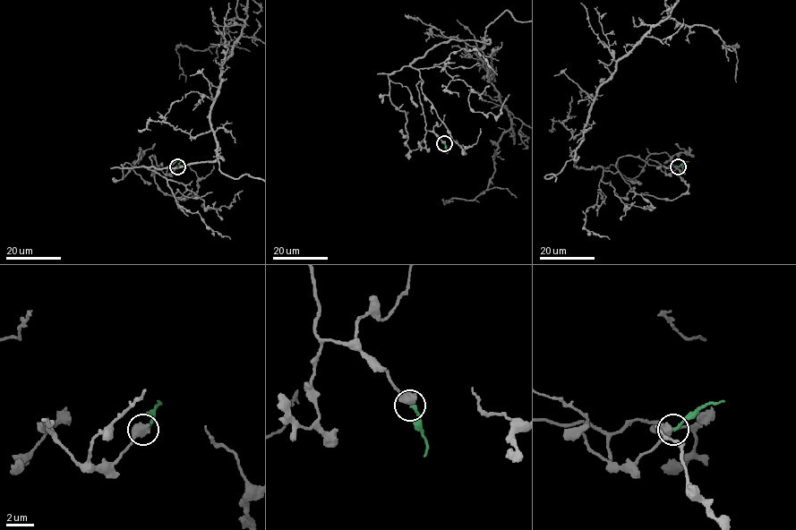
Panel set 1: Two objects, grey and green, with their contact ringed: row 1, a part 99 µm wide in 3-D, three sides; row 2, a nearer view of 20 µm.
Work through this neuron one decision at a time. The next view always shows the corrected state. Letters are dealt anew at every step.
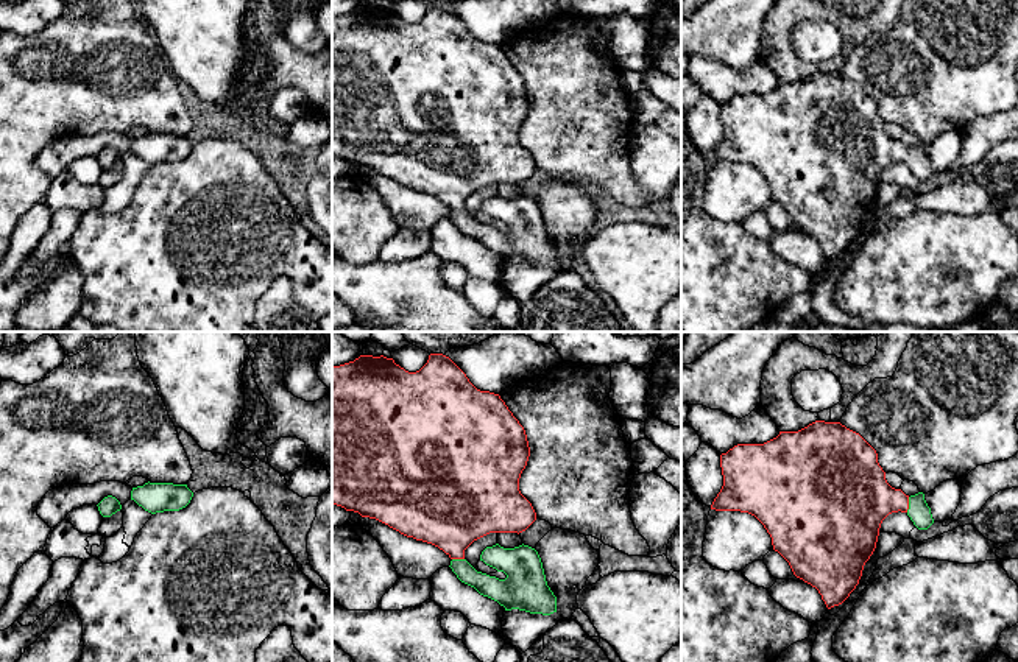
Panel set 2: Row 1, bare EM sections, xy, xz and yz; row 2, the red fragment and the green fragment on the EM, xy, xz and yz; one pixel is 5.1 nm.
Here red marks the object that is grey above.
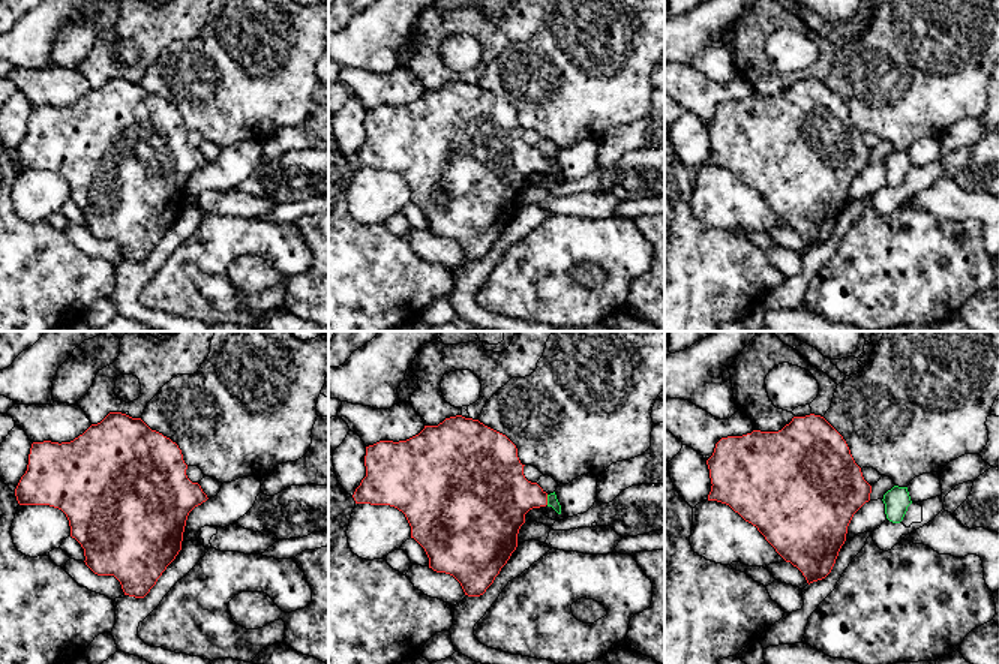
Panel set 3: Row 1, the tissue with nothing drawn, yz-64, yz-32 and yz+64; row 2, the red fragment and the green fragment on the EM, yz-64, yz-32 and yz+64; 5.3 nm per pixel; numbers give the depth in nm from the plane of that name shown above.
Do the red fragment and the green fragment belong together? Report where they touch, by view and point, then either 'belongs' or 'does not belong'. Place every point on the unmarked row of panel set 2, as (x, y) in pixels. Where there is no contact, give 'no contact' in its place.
yz (908, 156) | belongs

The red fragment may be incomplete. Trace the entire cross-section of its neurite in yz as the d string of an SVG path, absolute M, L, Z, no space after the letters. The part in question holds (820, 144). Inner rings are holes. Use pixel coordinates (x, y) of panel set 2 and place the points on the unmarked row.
M815 72L798 83L779 83L764 95L737 95L720 106L720 118L723 137L711 160L755 167L770 185L773 201L789 213L797 229L818 241L828 260L842 255L859 235L864 217L876 199L881 174L889 165L906 164L918 181L934 174L924 145L909 148L892 139L876 101L840 73Z

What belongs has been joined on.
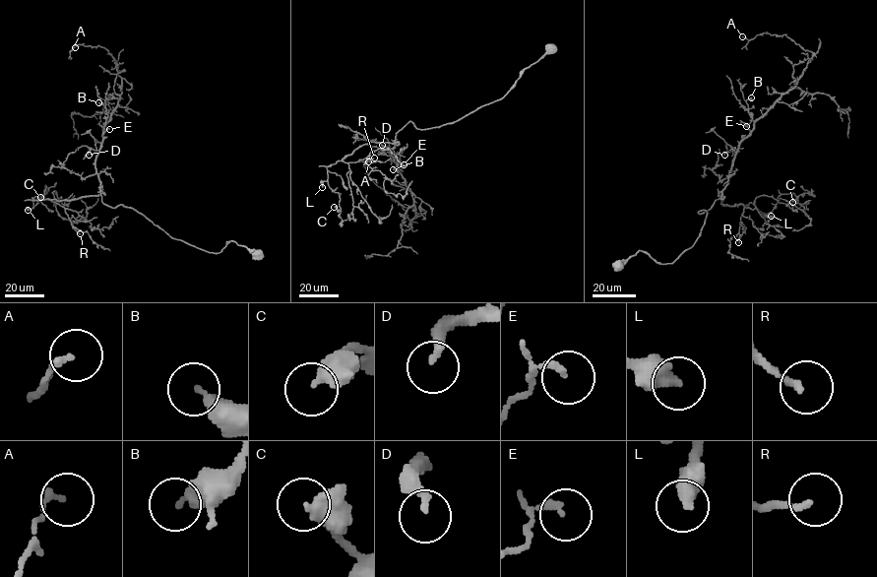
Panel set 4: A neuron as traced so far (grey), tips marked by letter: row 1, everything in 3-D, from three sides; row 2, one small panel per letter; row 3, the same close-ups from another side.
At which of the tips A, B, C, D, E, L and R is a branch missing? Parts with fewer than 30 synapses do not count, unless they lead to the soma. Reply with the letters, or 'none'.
none

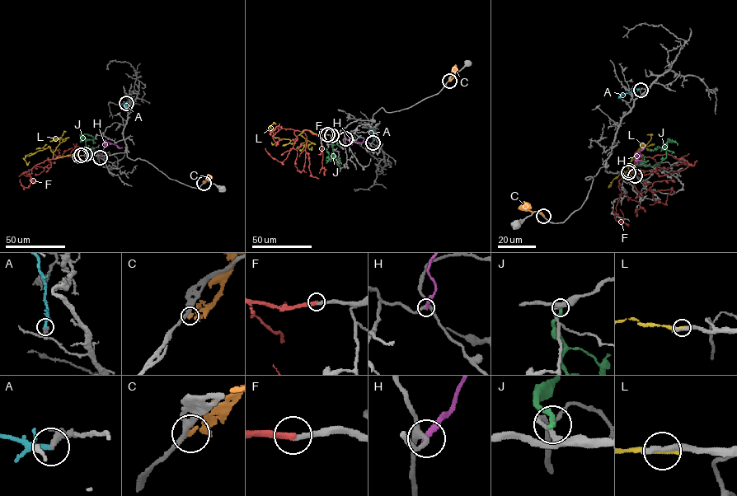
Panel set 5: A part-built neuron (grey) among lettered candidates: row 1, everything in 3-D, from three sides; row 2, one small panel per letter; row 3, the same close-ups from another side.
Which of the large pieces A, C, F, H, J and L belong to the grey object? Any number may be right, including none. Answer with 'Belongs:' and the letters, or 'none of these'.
Belongs: F

